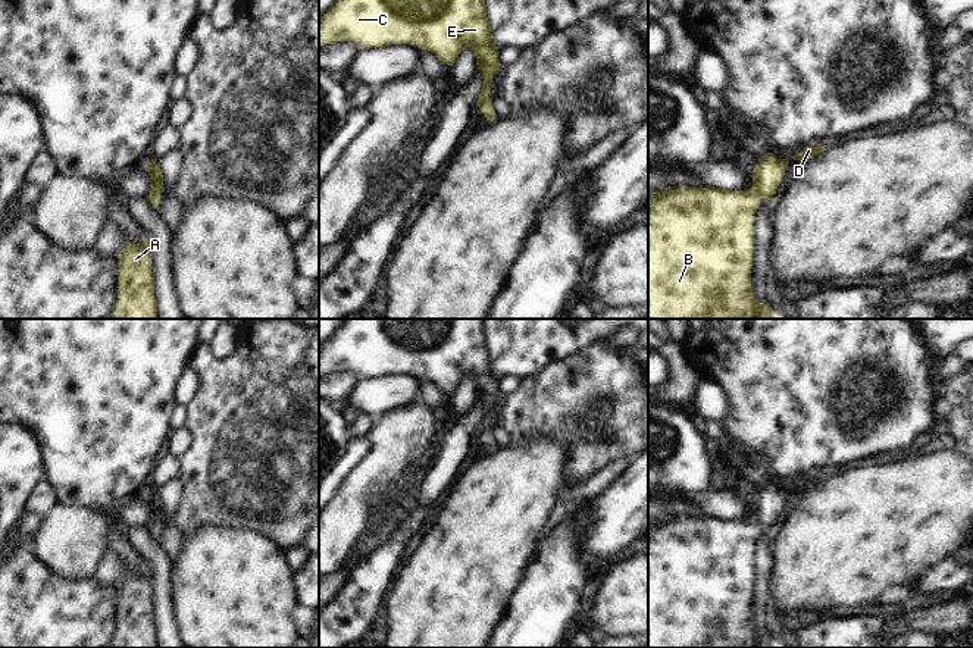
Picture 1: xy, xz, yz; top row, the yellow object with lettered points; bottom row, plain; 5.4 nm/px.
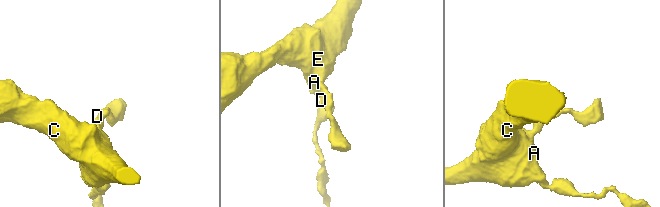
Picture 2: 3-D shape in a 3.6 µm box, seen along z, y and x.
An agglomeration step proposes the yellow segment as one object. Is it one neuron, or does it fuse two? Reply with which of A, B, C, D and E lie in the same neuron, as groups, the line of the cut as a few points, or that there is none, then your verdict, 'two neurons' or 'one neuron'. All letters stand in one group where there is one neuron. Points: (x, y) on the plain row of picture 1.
groups A B C D E; cut none; one neuron

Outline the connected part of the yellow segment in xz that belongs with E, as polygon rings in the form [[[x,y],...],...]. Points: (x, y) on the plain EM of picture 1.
[[[348,319],[319,351],[319,376],[338,370],[356,370],[362,376],[412,373],[434,382],[448,395],[466,376],[472,376],[484,407],[478,436],[488,450],[497,447],[489,414],[500,388],[486,345],[485,319]]]

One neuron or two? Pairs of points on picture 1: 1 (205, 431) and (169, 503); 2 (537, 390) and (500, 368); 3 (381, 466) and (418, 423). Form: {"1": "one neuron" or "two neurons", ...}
{"1": "two neurons", "2": "two neurons", "3": "one neuron"}

